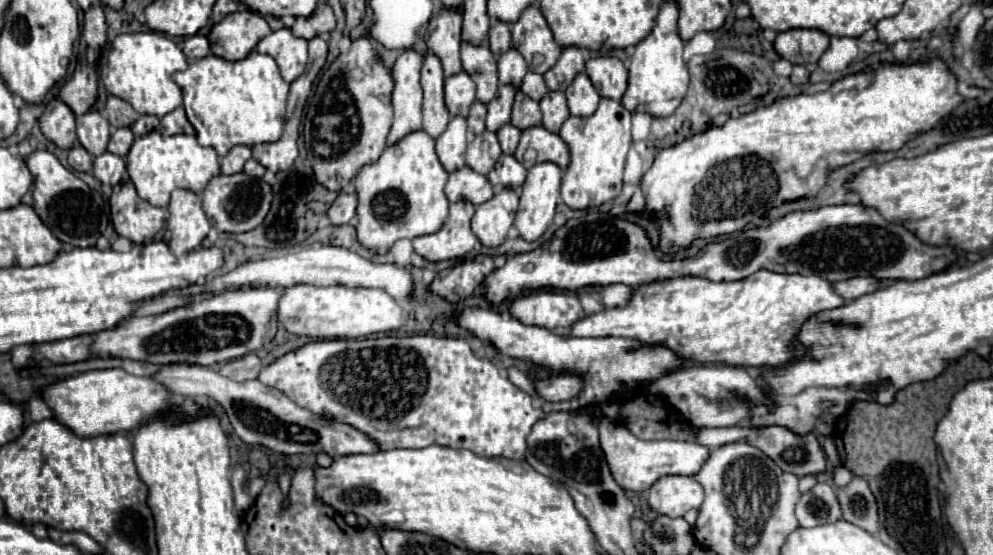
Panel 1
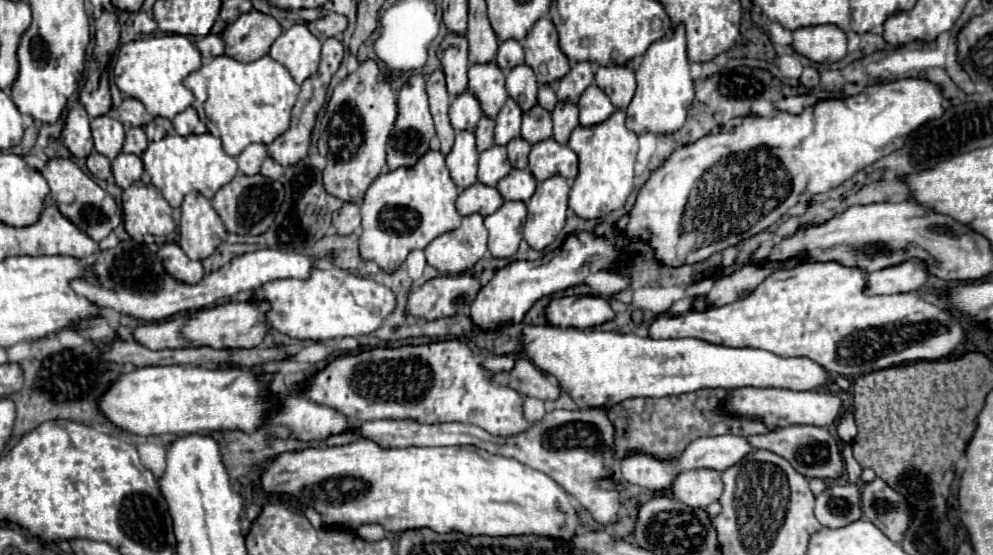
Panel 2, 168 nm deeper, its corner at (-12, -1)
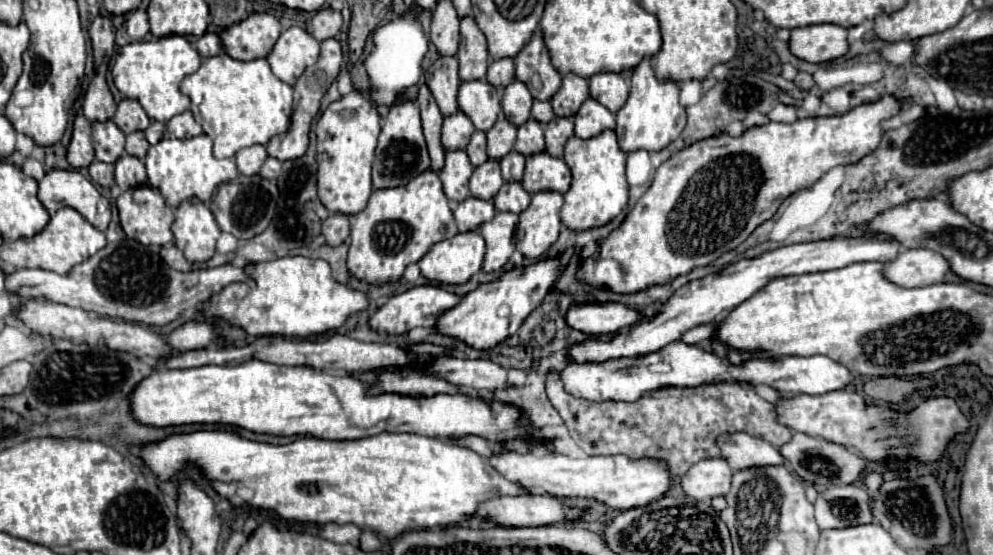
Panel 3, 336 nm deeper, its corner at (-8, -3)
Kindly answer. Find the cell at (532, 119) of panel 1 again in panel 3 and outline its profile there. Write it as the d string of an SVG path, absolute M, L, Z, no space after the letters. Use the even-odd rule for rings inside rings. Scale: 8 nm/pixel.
M530 118L524 126L518 128L518 138L514 150L522 156L534 156L544 150L544 130L542 124Z

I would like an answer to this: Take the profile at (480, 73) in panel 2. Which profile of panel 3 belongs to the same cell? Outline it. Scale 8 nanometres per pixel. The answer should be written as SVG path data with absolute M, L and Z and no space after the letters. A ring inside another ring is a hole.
M486 80L462 82L458 92L458 110L474 122L476 130L488 132L502 112L498 90Z

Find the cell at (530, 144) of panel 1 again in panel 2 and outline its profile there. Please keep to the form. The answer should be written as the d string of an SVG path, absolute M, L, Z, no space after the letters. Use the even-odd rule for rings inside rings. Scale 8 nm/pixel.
M548 138L532 144L528 170L532 170L536 180L546 180L554 174L560 174L572 182L578 174L578 156L570 146Z

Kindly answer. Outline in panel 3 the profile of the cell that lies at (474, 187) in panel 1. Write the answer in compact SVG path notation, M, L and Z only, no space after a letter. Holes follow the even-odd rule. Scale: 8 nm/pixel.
M466 198L460 204L454 206L454 218L458 224L458 232L470 232L470 230L478 230L484 222L488 222L490 218L494 218L496 208L492 202L480 200L480 198Z

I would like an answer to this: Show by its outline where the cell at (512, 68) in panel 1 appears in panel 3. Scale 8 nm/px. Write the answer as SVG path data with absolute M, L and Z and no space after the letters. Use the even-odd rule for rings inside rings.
M514 80L512 84L508 84L502 90L502 112L506 116L506 120L510 124L514 124L516 128L522 126L524 122L530 120L530 108L532 108L532 94L528 92L528 88Z

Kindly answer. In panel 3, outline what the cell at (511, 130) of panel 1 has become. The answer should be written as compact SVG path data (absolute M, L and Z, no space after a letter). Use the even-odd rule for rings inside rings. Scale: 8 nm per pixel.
M510 152L500 160L502 178L506 182L520 182L524 174L524 156L518 152Z

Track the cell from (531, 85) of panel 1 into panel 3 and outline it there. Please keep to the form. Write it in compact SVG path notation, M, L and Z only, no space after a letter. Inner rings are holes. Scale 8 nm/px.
M534 100L534 106L532 106L532 118L538 120L540 124L546 124L554 118L554 112L552 112L552 106L550 102L542 102L542 100Z

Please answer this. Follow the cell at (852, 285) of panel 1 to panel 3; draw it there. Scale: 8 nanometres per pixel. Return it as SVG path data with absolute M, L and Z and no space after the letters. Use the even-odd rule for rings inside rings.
M926 248L904 250L894 262L886 262L886 278L902 288L920 288L936 282L944 282L944 276L950 272L950 262Z

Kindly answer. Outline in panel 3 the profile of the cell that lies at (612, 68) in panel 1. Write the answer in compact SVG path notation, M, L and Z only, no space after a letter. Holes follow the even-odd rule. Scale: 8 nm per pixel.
M594 74L590 78L590 96L616 114L628 98L628 84L620 74Z

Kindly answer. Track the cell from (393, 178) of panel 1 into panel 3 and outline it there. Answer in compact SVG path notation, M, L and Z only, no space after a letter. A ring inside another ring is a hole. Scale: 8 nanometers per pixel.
M434 170L418 174L406 186L390 190L374 190L368 206L350 216L350 250L348 250L348 272L350 276L368 284L396 282L408 264L418 262L436 242L458 234L450 202L444 196L442 182Z

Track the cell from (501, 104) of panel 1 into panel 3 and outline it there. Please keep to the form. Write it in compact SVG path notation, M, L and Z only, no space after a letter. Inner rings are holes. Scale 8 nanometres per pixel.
M498 118L492 130L486 132L488 138L488 158L490 160L502 160L508 152L514 150L514 140L516 140L516 128L506 122L506 118Z

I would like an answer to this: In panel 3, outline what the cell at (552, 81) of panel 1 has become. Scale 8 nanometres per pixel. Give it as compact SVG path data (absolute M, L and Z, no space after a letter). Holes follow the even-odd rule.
M566 74L562 80L562 88L552 96L550 102L556 116L570 118L578 112L578 108L586 98L588 98L588 80L576 74Z

